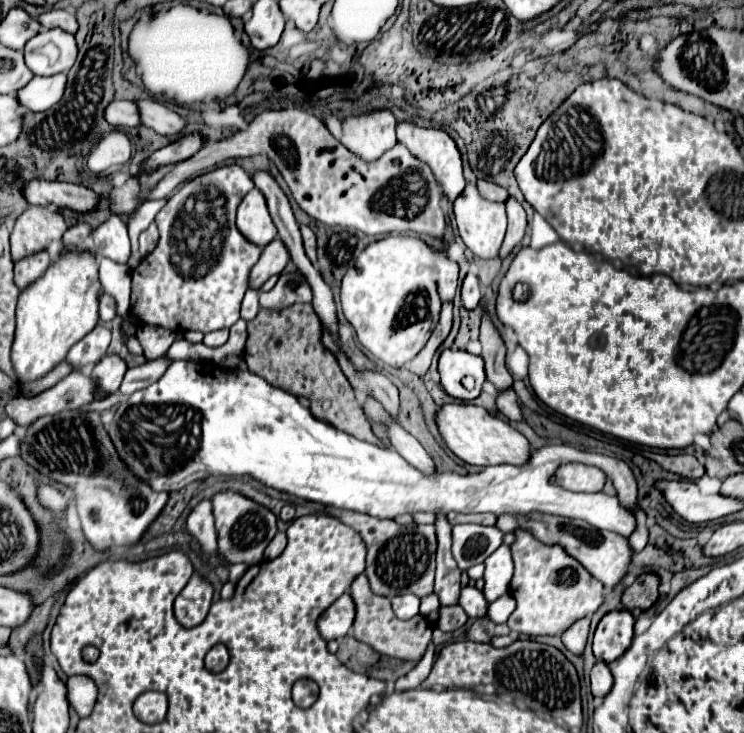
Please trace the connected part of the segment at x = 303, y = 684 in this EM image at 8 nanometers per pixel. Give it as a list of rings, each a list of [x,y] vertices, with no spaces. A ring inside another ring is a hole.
[[[298,680],[294,684],[294,688],[292,688],[292,698],[294,698],[296,706],[308,708],[318,698],[318,686],[314,682],[310,682],[310,680]]]

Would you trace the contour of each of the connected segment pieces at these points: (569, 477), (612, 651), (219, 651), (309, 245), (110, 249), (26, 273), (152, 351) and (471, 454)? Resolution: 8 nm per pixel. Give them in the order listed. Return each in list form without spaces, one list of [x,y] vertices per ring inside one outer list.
[[[570,462],[556,470],[556,484],[570,492],[600,492],[604,482],[606,474],[596,466]]]
[[[628,610],[608,612],[594,632],[594,656],[602,662],[614,662],[620,658],[634,636],[634,616]]]
[[[218,644],[206,654],[206,668],[210,672],[222,672],[228,666],[228,650],[226,646]]]
[[[300,226],[302,230],[302,238],[304,238],[304,248],[306,248],[306,256],[310,258],[312,264],[316,264],[316,236],[308,226]]]
[[[110,216],[94,232],[94,252],[96,256],[106,256],[114,262],[126,264],[130,258],[130,238],[126,224],[118,216]]]
[[[40,250],[38,254],[30,254],[30,256],[22,258],[22,260],[18,260],[16,266],[14,266],[16,286],[20,290],[26,288],[30,282],[40,278],[42,272],[46,272],[48,266],[50,266],[50,254],[48,254],[48,250]]]
[[[140,324],[136,328],[136,338],[140,340],[140,344],[144,348],[144,356],[148,360],[152,360],[152,358],[158,358],[160,354],[166,354],[168,348],[172,346],[172,342],[178,338],[178,334],[172,330],[166,330],[166,328]]]
[[[446,404],[438,410],[438,428],[446,446],[472,466],[494,466],[494,464],[512,464],[522,466],[530,460],[532,448],[530,442],[514,430],[508,422],[488,414],[484,408],[474,404]]]

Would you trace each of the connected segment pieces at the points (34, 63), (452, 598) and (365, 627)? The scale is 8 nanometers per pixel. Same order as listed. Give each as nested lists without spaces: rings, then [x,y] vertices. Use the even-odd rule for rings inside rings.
[[[52,28],[40,30],[24,46],[24,62],[36,76],[68,72],[78,54],[74,34]]]
[[[438,514],[436,518],[438,518],[438,522],[436,522],[438,552],[436,552],[436,588],[434,588],[434,594],[440,598],[440,606],[456,606],[458,594],[460,594],[462,572],[450,554],[450,544],[452,544],[450,524],[446,522],[444,514]]]
[[[360,574],[354,584],[350,586],[350,594],[356,602],[356,620],[354,620],[354,636],[360,642],[370,644],[374,650],[378,650],[380,654],[388,654],[394,658],[402,658],[402,660],[420,660],[424,656],[424,650],[428,646],[428,642],[432,640],[432,624],[422,616],[416,614],[410,620],[398,620],[392,612],[390,600],[384,596],[378,596],[370,590],[368,578],[364,574]]]

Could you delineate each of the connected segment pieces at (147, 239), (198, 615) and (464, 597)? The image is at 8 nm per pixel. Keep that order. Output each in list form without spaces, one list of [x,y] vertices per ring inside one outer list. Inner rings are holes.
[[[150,224],[150,228],[140,234],[140,254],[142,256],[150,254],[156,244],[158,244],[158,228],[154,224]]]
[[[192,574],[184,590],[174,600],[174,616],[184,628],[194,628],[202,624],[212,604],[214,588],[200,574]]]
[[[466,586],[462,588],[462,594],[460,594],[460,606],[466,610],[466,614],[470,618],[486,618],[486,610],[490,606],[490,602],[486,602],[482,590],[478,590],[476,586]]]

